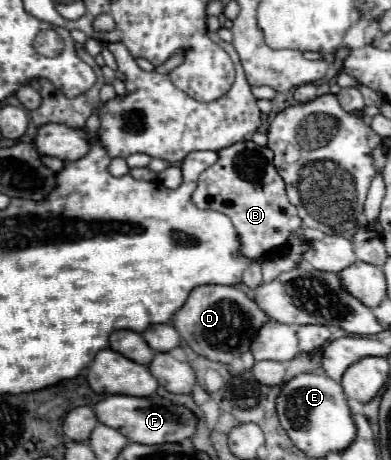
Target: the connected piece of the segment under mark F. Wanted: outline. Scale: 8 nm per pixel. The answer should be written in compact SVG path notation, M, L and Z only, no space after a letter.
M123 394L105 396L93 406L93 412L101 424L119 430L123 436L127 436L129 442L137 442L137 444L181 442L185 438L191 438L195 432L195 416L187 408L175 406L173 402L159 396L151 396L151 398L133 398Z

